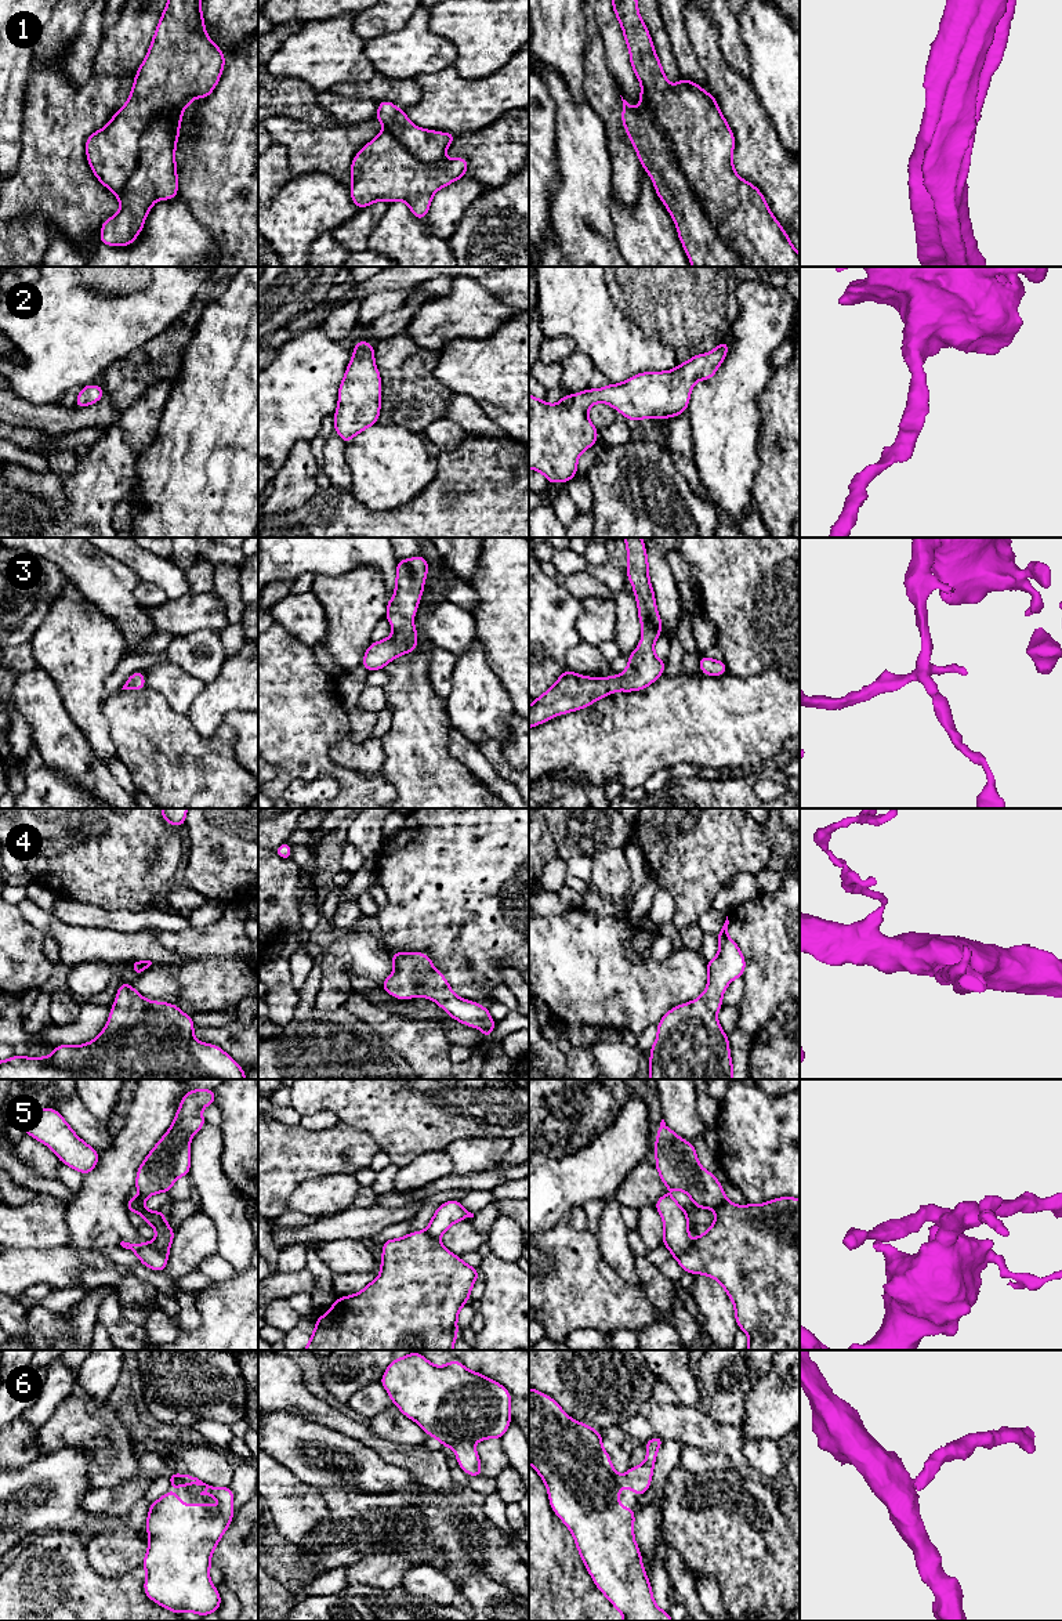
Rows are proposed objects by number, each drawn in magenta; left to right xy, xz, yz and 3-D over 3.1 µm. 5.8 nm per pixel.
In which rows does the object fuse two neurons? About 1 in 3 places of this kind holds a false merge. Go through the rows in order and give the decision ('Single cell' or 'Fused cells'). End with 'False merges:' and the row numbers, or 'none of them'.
1: Single cell
2: Single cell
3: Single cell
4: Single cell
5: Fused cells
6: Single cell
False merges: 5

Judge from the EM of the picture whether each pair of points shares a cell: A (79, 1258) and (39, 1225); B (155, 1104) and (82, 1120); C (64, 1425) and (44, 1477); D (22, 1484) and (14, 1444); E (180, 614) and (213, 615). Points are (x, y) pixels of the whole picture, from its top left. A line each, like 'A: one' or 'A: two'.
A: two
B: two
C: two
D: two
E: one

